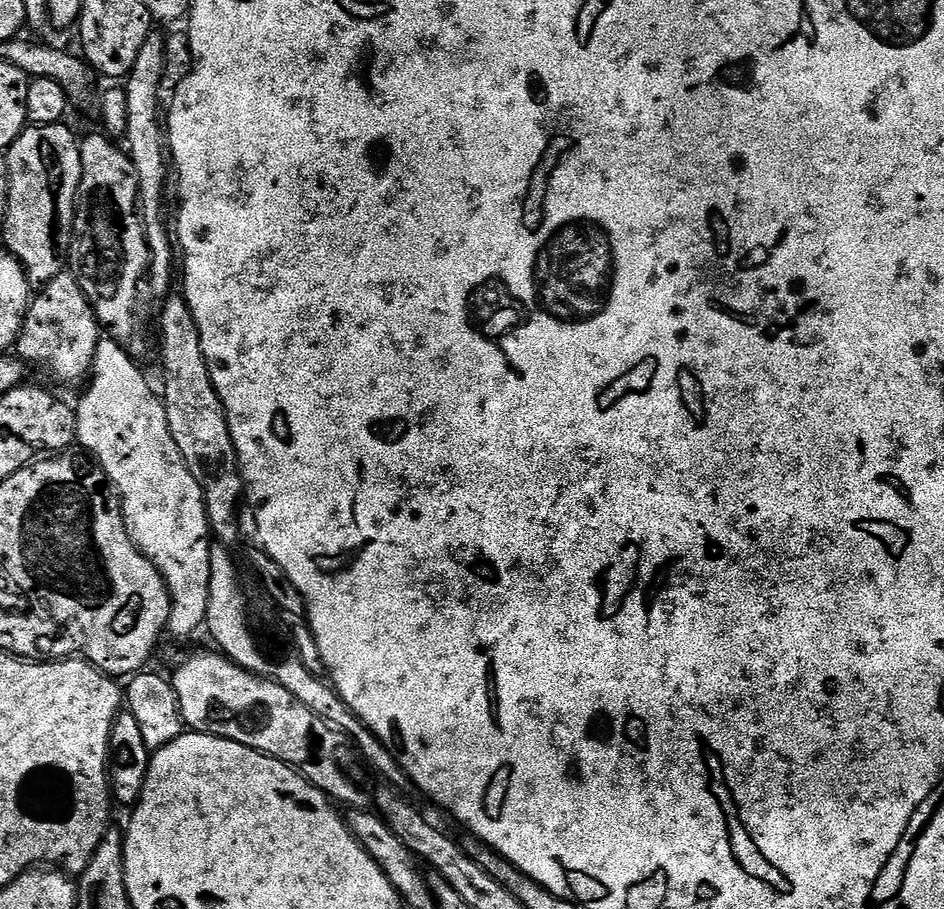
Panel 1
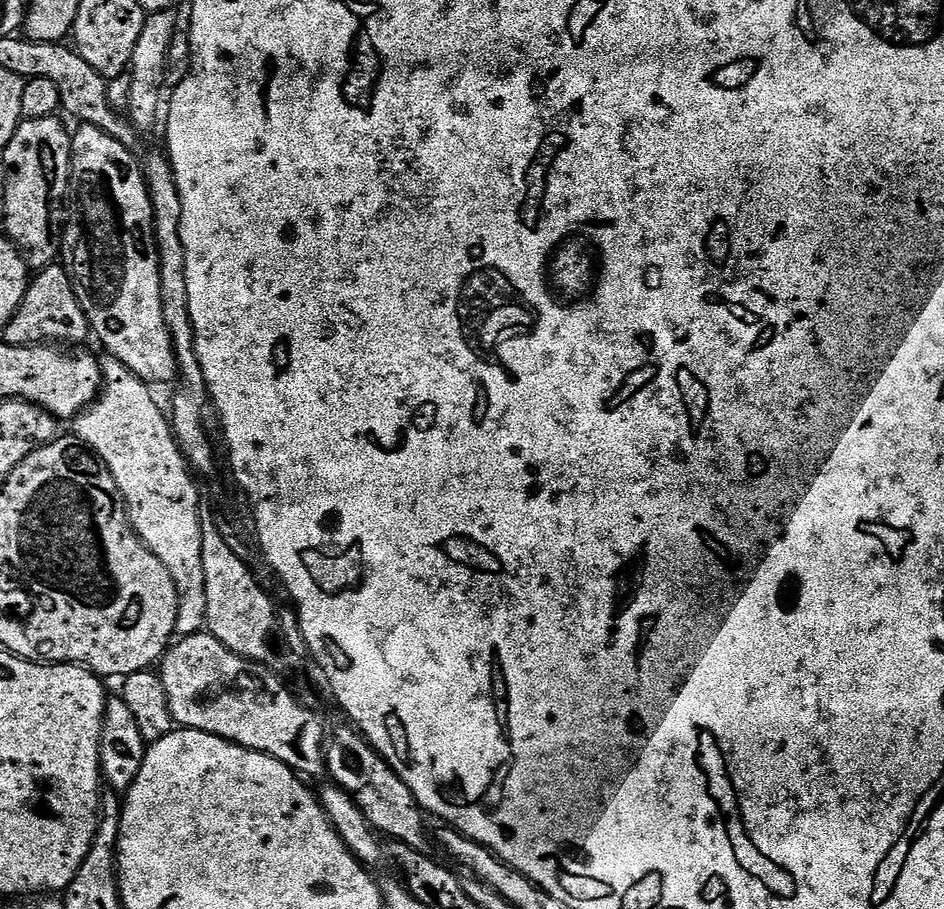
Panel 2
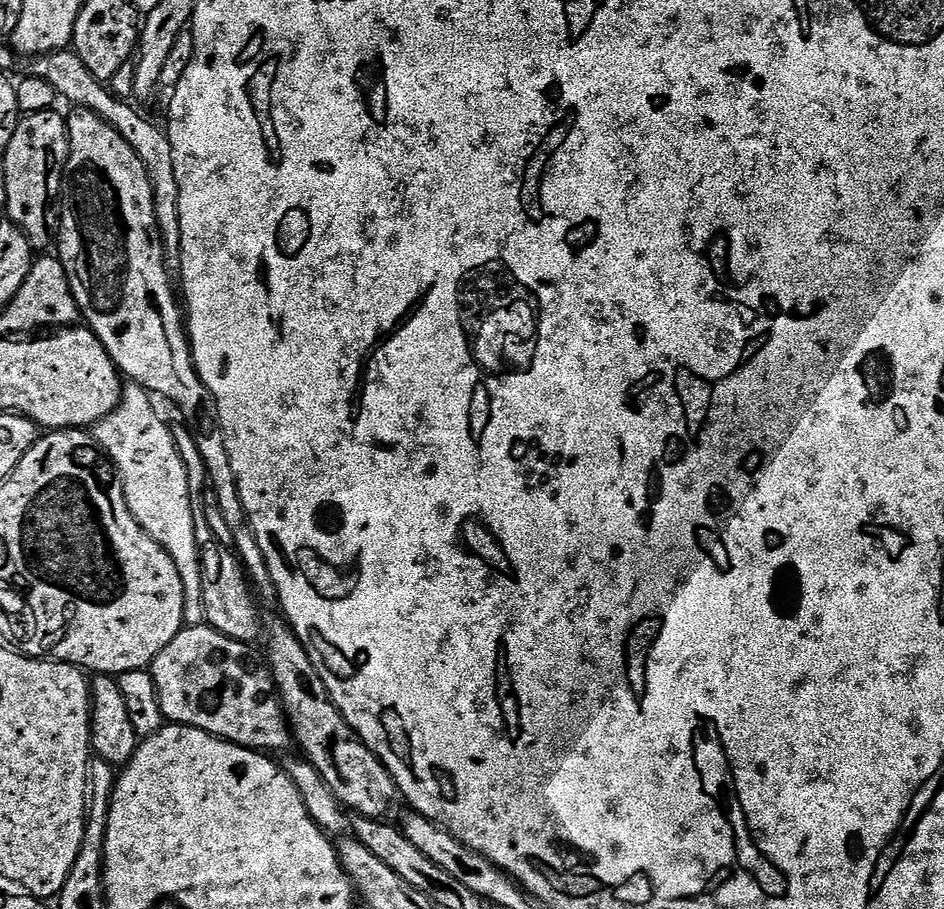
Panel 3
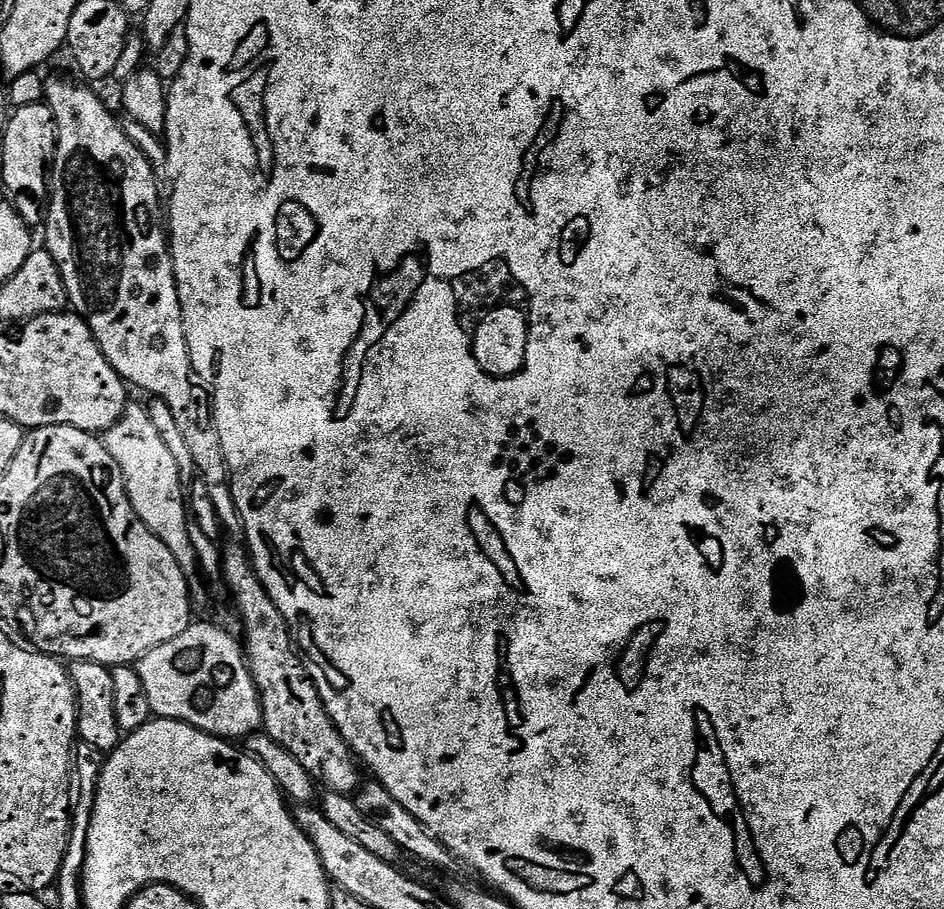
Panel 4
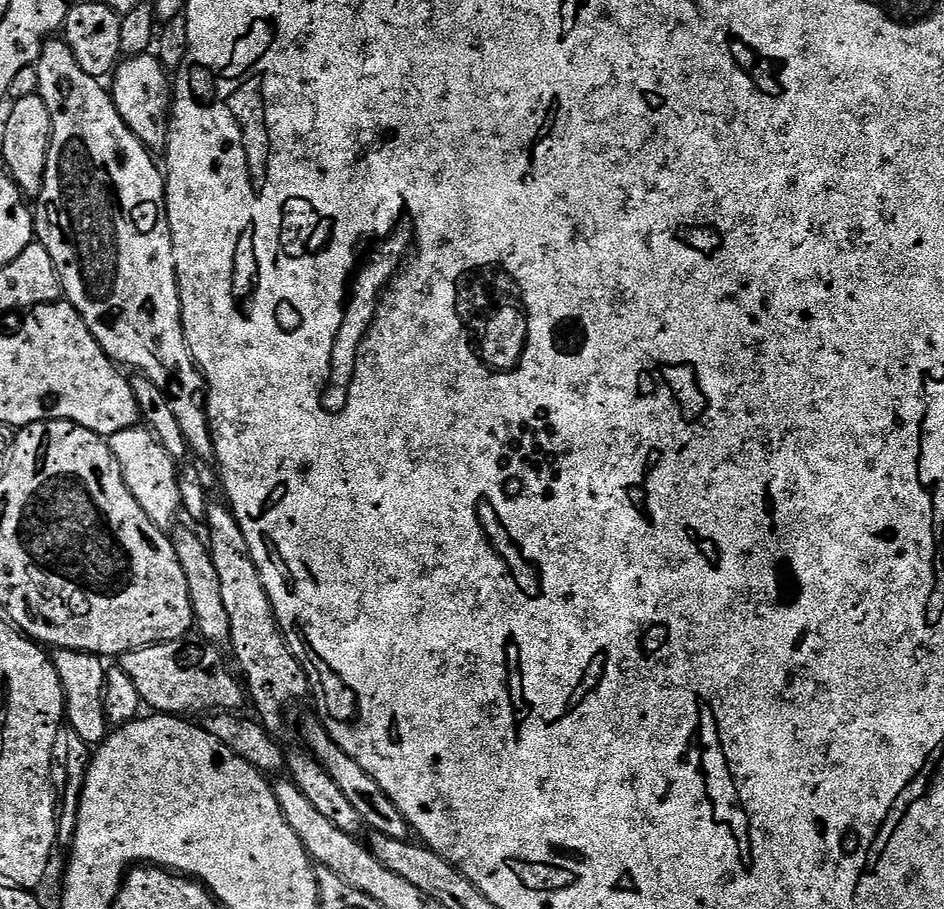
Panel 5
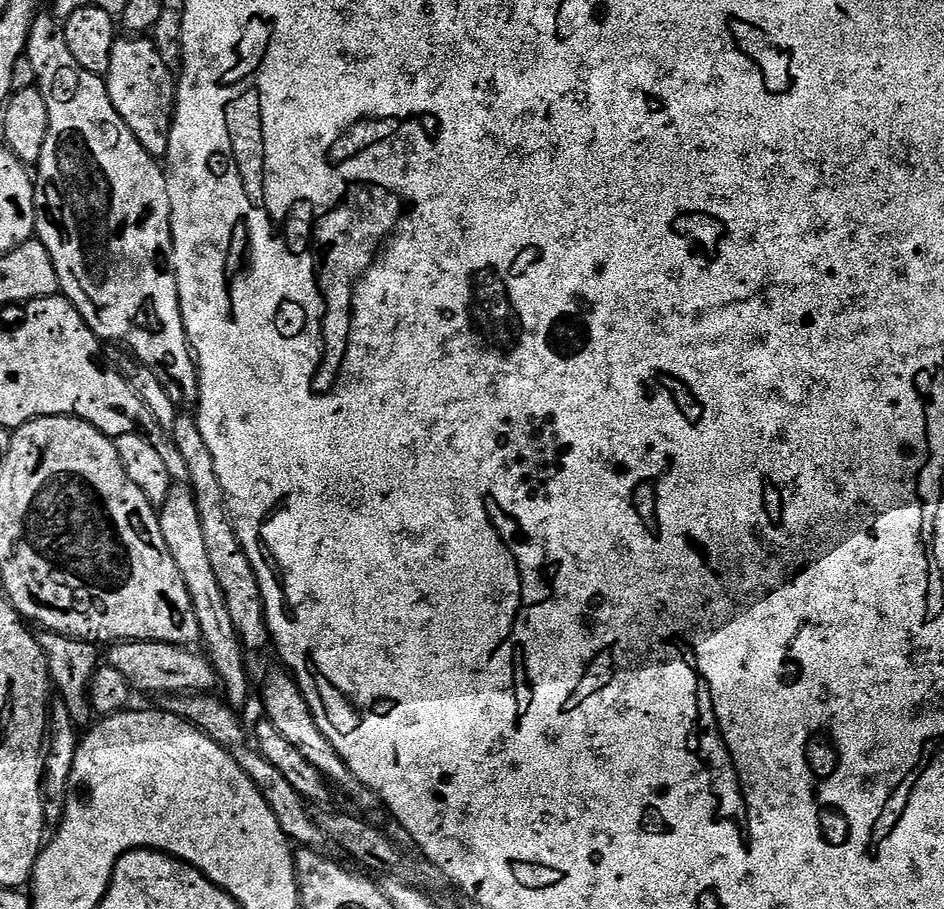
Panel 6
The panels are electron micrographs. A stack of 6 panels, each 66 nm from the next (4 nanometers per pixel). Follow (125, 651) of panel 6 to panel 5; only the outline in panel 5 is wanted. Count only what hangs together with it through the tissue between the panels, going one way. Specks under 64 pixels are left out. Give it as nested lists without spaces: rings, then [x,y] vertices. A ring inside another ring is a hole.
[[[187,639],[167,640],[165,644],[151,644],[133,652],[126,652],[119,657],[118,667],[126,670],[130,678],[134,678],[138,694],[153,713],[215,714],[235,713],[243,709],[240,707],[246,704],[245,685],[238,679],[230,664],[228,669],[228,664],[220,653],[221,649],[209,642],[188,643]]]

